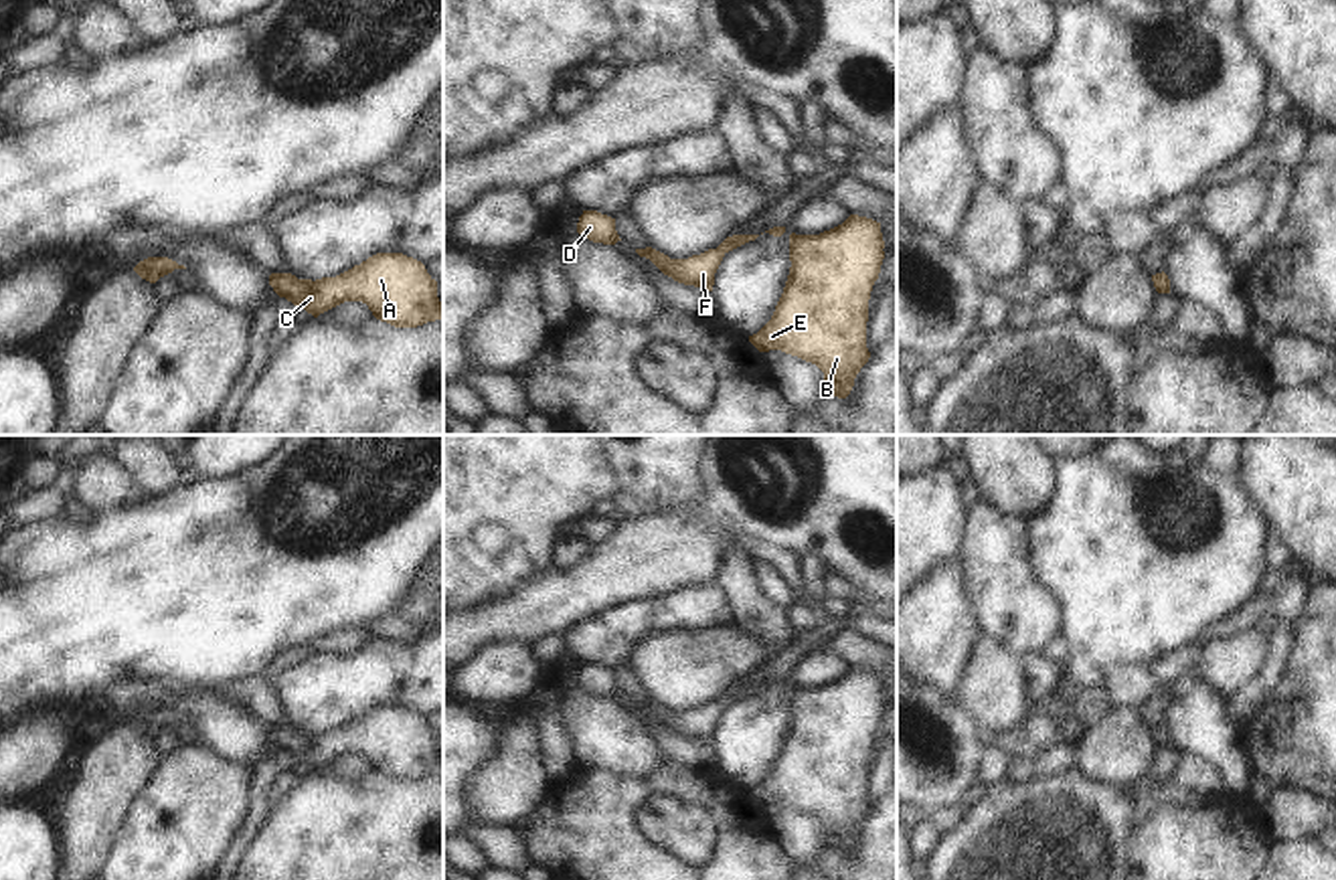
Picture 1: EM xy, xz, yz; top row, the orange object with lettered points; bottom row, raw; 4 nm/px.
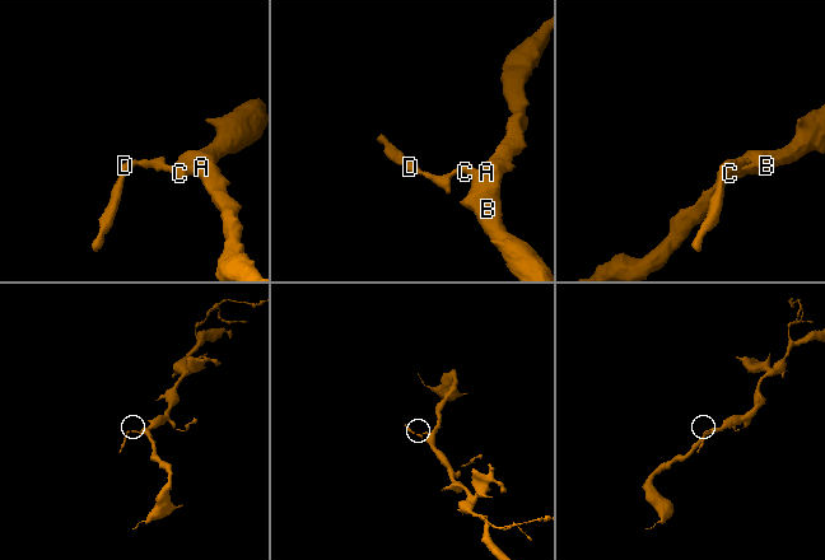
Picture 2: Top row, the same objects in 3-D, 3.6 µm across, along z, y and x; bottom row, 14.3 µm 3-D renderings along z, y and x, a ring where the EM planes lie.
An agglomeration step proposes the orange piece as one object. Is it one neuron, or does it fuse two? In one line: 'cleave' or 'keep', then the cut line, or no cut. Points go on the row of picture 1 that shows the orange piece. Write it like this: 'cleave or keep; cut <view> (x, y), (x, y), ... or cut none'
keep; cut none

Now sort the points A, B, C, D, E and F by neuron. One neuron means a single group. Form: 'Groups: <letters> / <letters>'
Groups: A B C D E F.

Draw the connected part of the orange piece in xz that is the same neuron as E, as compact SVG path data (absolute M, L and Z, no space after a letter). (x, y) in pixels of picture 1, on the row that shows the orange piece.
M850 214L820 235L789 235L789 275L771 320L749 342L759 352L781 350L824 372L824 392L846 399L868 362L868 299L885 259L881 223Z

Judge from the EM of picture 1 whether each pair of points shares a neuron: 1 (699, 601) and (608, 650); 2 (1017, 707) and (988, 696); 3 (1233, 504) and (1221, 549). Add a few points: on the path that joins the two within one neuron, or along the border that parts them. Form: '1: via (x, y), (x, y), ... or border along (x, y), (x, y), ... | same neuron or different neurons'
1: via (677, 611), (642, 616), (630, 628) | same neuron
2: via (1011, 705), (1003, 705), (994, 696) | same neuron
3: via (1227, 514), (1221, 539) | same neuron

